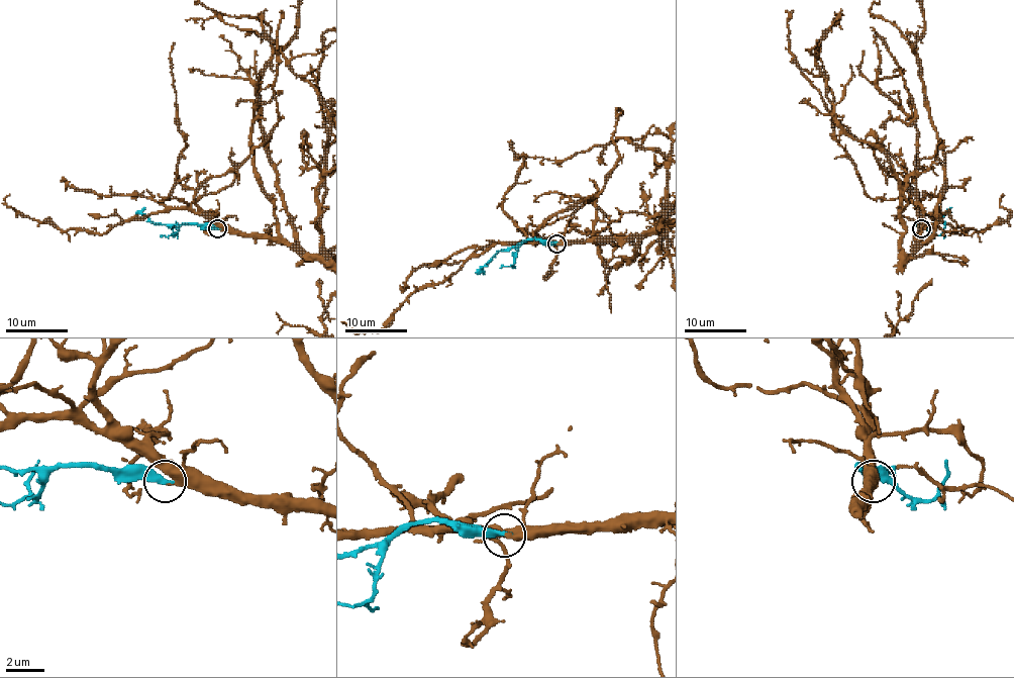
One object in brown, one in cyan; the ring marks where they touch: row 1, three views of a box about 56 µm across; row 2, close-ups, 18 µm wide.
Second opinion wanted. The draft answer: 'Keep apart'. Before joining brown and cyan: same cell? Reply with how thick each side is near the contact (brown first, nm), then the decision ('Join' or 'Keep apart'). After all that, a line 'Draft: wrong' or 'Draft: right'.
Thickness 320 nm (brown) against 400 nm. Join
Draft: wrong

